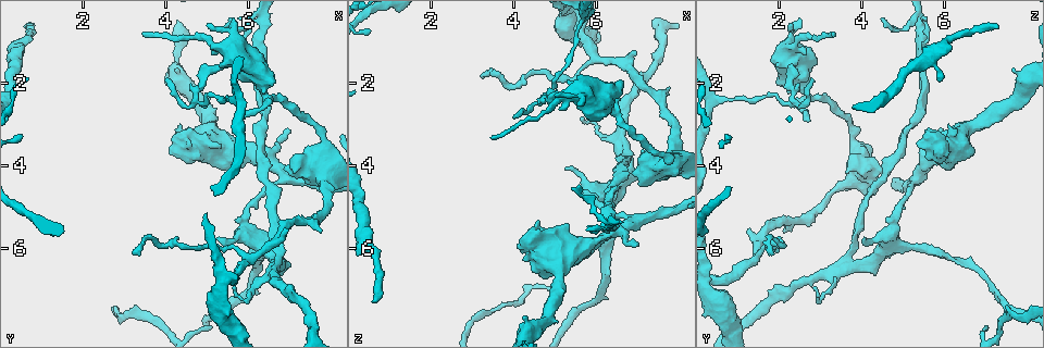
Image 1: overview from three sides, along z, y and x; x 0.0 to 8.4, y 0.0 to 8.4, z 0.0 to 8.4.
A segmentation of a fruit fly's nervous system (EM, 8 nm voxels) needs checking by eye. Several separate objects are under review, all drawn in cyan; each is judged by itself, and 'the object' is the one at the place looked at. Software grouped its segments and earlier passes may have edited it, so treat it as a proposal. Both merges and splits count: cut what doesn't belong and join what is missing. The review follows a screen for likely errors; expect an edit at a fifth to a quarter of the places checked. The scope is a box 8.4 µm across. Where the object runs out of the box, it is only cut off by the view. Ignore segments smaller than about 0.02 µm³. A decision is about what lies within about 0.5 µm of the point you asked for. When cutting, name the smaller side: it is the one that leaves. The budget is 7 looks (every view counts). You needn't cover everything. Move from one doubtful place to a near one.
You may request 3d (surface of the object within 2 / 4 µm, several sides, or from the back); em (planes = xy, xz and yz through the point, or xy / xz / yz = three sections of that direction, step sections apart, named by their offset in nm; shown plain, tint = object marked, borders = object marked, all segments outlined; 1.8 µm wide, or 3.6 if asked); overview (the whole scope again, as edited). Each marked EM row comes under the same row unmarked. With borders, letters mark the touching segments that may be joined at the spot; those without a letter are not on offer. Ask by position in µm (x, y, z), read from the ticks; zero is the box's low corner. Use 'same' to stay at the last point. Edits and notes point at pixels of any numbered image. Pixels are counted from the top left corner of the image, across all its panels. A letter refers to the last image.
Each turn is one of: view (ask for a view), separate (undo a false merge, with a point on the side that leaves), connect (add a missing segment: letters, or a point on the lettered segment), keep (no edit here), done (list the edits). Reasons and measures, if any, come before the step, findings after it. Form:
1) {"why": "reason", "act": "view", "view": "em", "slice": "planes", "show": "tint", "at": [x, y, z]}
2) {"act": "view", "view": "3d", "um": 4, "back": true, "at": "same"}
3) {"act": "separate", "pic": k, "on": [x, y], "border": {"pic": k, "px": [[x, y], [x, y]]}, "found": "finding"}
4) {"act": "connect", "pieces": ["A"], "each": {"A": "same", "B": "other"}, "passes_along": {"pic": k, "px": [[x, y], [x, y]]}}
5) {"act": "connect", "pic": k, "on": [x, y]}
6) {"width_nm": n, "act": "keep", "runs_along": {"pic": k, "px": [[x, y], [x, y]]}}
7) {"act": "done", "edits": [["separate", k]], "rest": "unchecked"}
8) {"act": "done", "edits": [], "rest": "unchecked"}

{"why": "sharp bend", "act": "view", "view": "em", "slice": "planes", "show": "borders", "at": [6.25, 0.65, 5.40]}

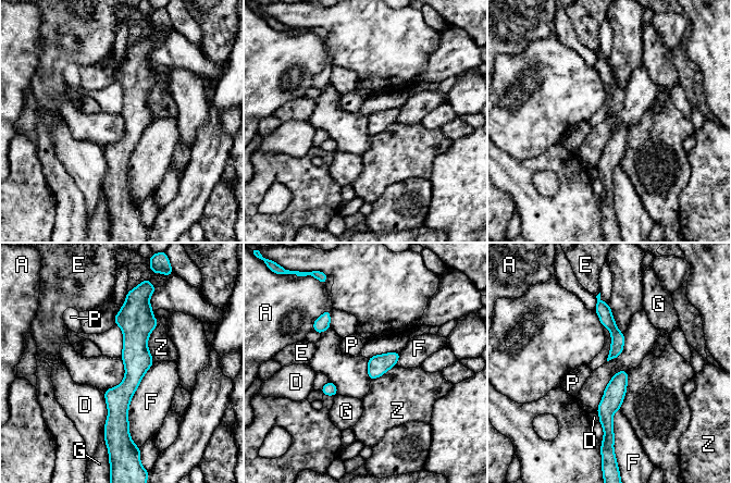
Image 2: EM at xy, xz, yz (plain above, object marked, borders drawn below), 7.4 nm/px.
{"longest_contact_nm": ["F", 600], "act": "keep", "each": {"A": "other", "D": "other", "E": "other", "F": "other", "G": "other", "P": "other", "Z": "other"}, "runs_along": {"pic": 2, "px": [[134, 300], [134, 375], [110, 429]]}, "found": "one cell here"}

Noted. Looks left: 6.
{"why": "four-way junction", "act": "view", "view": "3d", "um": 4, "at": [7.90, 4.40, 3.70]}

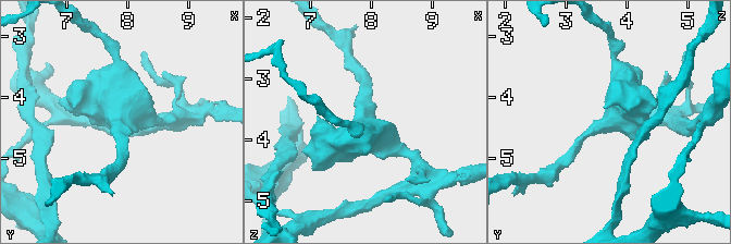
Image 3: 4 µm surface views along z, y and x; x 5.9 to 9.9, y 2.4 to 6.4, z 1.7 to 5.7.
{"arms": 4, "why": "shape alone is not enough", "act": "view", "view": "em", "um": 3.6, "slice": "yz", "step": 16, "show": "borders", "at": [7.85, 4.45, 3.70]}

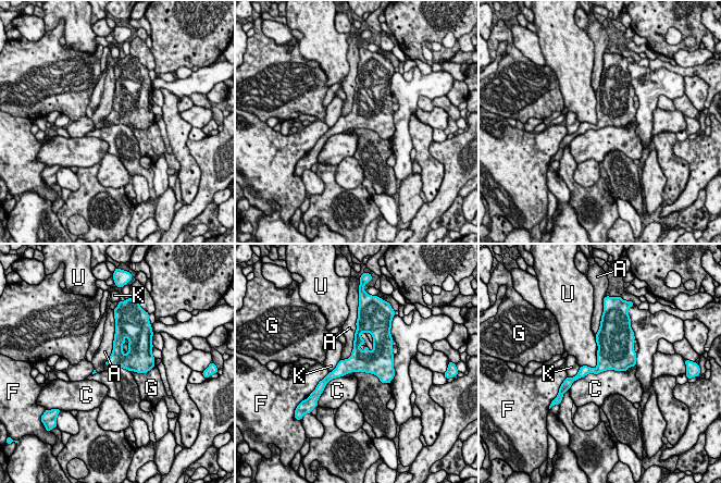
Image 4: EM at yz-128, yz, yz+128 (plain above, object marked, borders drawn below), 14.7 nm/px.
{"longest_contact_nm": ["C", 1050], "act": "keep", "each": {"A": "other", "C": "other", "F": "other", "G": "other", "K": "other", "U": "other"}, "border": {"pic": 4, "px": [[597, 356], [594, 368], [581, 367]]}, "found": "all the same cell"}

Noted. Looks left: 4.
{"why": "branch stops here", "act": "view", "view": "3d", "um": 4, "at": [0.70, 0.65, 7.30]}

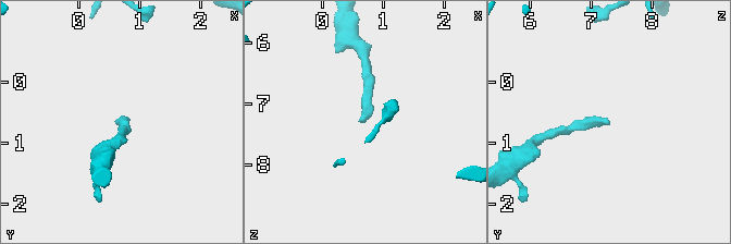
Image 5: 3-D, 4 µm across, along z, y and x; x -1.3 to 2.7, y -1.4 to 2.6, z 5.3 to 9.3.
{"why": "now the EM", "act": "view", "view": "em", "slice": "planes", "show": "borders", "at": [0.65, 0.60, 7.30]}

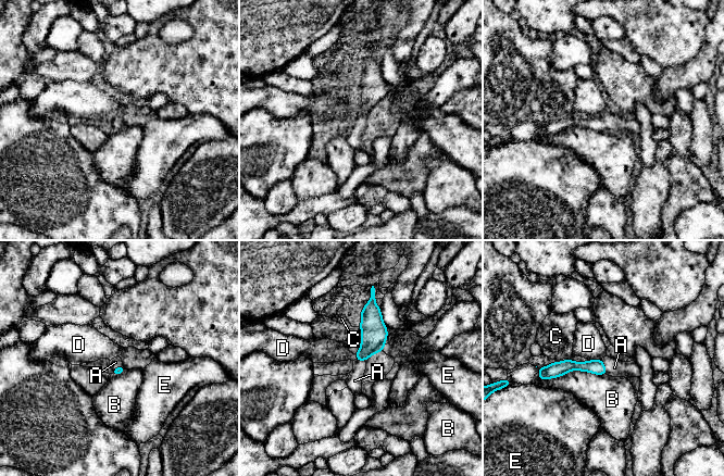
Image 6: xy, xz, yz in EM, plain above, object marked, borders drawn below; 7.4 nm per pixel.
{"act": "connect", "pieces": ["A"], "each": {"A": "same", "B": "other", "C": "other", "D": "other", "E": "other"}, "passes_along": {"pic": 6, "px": [[596, 366], [604, 366], [614, 367]]}, "found": "the cell continues"}

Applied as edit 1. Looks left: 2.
{"act": "done", "edits": [["connect", 6]], "rest": "unchecked"}

